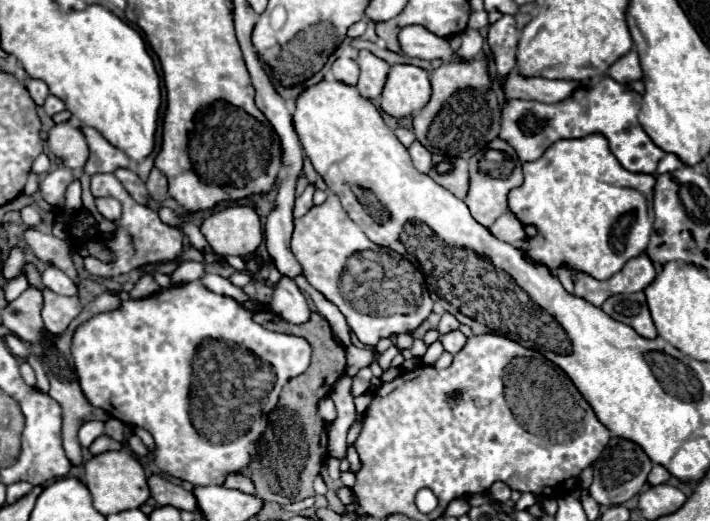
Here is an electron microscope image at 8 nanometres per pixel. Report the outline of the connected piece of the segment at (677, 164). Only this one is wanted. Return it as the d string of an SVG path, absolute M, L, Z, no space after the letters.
M666 154L662 160L660 160L660 164L658 164L658 170L656 170L656 174L666 174L666 172L674 172L674 170L678 170L678 168L682 168L682 166L686 166L676 154Z

